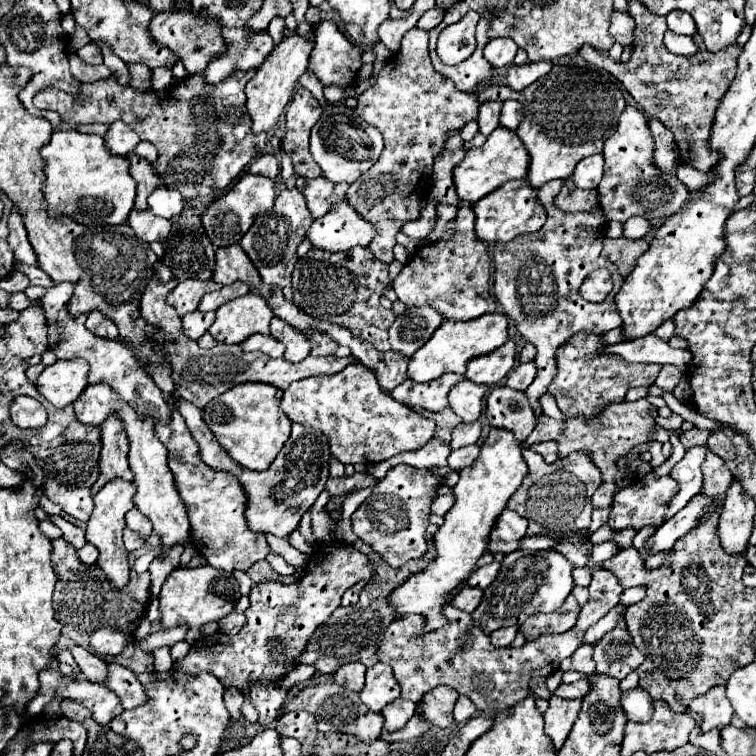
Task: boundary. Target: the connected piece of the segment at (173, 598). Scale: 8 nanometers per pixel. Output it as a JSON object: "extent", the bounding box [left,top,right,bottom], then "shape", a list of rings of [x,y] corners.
{"extent":[158,566,240,644],"shape":[[[200,566],[200,568],[176,568],[168,574],[162,592],[158,596],[160,600],[160,628],[168,630],[174,626],[188,626],[186,642],[194,644],[202,632],[200,628],[204,624],[210,624],[212,620],[222,620],[228,616],[238,600],[240,600],[238,582],[230,572],[216,570],[212,566]]]}

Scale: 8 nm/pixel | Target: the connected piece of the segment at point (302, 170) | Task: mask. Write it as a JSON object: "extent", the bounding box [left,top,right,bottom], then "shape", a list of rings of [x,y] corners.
{"extent":[282,86,322,178],"shape":[[[298,86],[292,102],[286,108],[286,136],[282,140],[282,152],[290,156],[294,172],[304,178],[318,178],[322,172],[308,150],[308,138],[312,126],[320,120],[322,106],[310,90]]]}

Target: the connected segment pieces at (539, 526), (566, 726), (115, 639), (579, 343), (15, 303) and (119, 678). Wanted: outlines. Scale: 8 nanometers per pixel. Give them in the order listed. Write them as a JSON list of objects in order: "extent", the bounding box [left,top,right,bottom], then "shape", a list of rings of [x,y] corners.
[{"extent":[508,448,602,538],"shape":[[[528,448],[522,450],[522,456],[528,464],[528,474],[524,476],[514,496],[508,500],[508,508],[528,520],[528,536],[538,534],[548,538],[562,538],[570,532],[588,530],[592,514],[590,498],[602,482],[602,476],[594,462],[590,462],[590,456],[570,454],[554,464],[546,464],[540,454]]]},{"extent":[544,696,580,750],"shape":[[[558,696],[550,698],[550,708],[544,714],[546,720],[546,734],[552,738],[556,750],[568,738],[576,718],[580,712],[580,700],[564,700]]]},{"extent":[90,628,128,654],"shape":[[[102,628],[90,636],[90,644],[96,653],[120,654],[128,642],[126,642],[124,634],[116,632],[112,628]]]},{"extent":[546,332,660,416],"shape":[[[578,332],[566,344],[562,344],[556,352],[558,374],[550,382],[546,394],[556,398],[560,412],[570,416],[594,416],[606,406],[606,402],[622,402],[626,392],[636,386],[652,386],[658,378],[660,364],[630,364],[616,354],[602,352],[608,344],[604,342],[604,334],[594,332]]]},{"extent":[8,292,40,312],"shape":[[[16,292],[16,294],[10,296],[10,304],[8,306],[18,310],[18,312],[22,312],[22,310],[26,310],[30,306],[40,306],[40,300],[30,300],[24,292]]]},{"extent":[102,662,146,708],"shape":[[[114,662],[108,664],[108,674],[102,686],[112,690],[122,700],[124,708],[134,708],[134,706],[140,706],[140,702],[146,702],[144,700],[146,692],[142,690],[142,684],[138,682],[136,674],[120,664],[114,664]]]}]

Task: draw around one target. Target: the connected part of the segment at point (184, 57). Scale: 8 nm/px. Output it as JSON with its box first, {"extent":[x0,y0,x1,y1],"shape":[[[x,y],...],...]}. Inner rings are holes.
{"extent":[148,8,222,75],"shape":[[[174,8],[174,14],[154,14],[148,30],[158,46],[170,48],[170,52],[184,62],[190,75],[202,72],[202,66],[210,62],[210,54],[218,54],[218,50],[222,50],[222,36],[218,34],[218,26],[210,26],[210,22],[198,22],[194,14],[180,8]]]}

